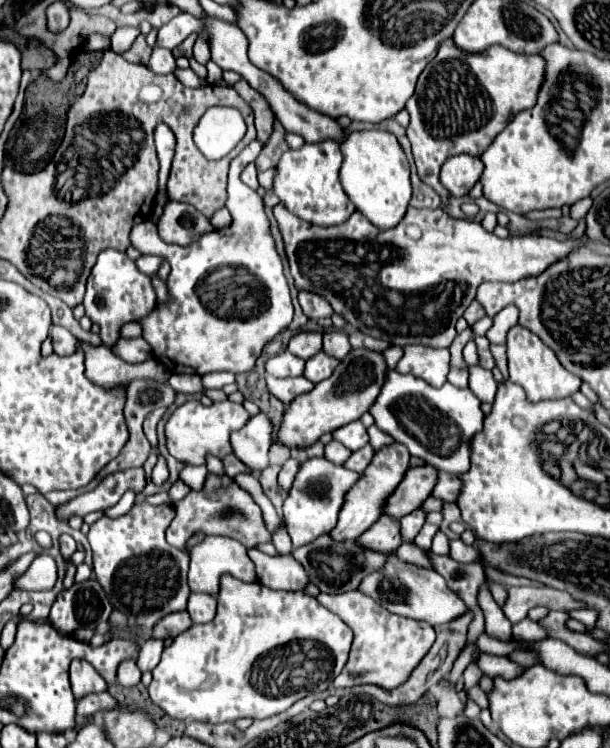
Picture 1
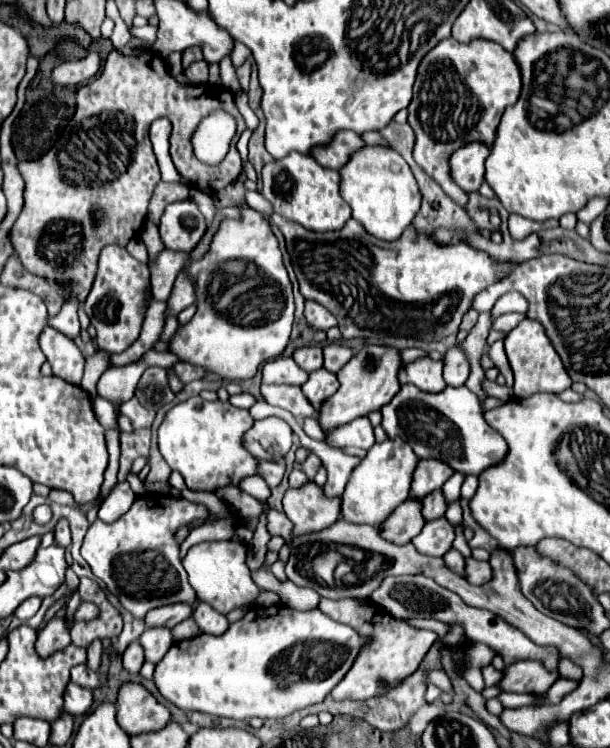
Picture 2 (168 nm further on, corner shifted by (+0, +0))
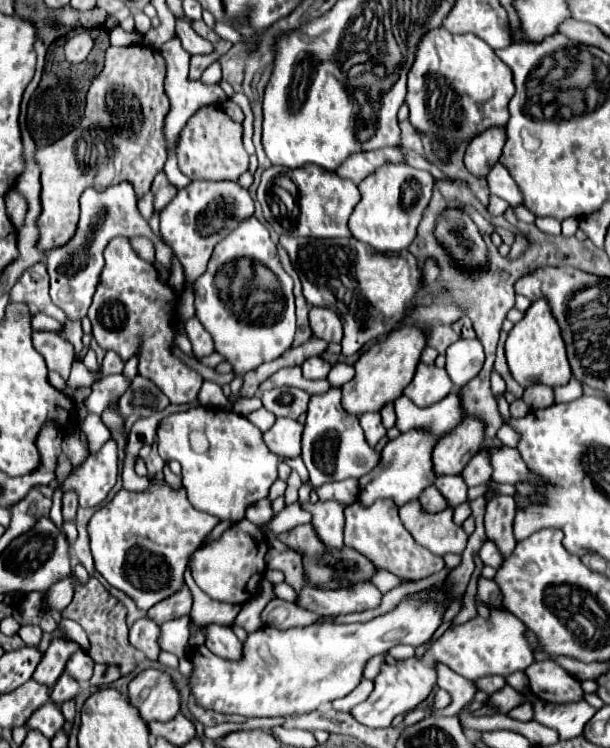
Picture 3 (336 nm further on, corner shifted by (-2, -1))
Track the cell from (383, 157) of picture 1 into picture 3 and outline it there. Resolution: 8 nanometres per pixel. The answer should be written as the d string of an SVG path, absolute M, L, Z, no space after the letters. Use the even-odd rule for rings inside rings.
M382 165L358 185L362 199L350 215L348 227L352 237L380 253L396 253L406 249L414 241L416 227L430 203L432 183L434 177L430 173L414 169L410 165Z

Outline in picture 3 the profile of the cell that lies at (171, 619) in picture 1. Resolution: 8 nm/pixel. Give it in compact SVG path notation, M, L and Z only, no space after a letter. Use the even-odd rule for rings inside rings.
M184 585L178 593L170 595L170 599L164 599L162 603L156 603L148 611L148 617L154 619L158 625L162 625L168 619L188 615L190 613L190 607L192 607L192 595L190 595L190 589Z

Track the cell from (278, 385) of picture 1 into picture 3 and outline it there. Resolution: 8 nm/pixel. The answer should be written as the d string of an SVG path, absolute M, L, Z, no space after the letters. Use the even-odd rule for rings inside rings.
M280 387L280 389L262 393L264 409L274 413L276 417L298 419L308 409L308 401L310 401L310 395L294 387Z

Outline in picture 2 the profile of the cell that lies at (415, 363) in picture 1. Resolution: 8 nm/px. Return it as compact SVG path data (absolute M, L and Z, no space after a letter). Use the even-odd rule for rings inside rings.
M430 356L418 358L412 364L406 364L398 372L398 380L402 384L414 384L420 386L424 392L440 392L446 388L446 382L442 378L442 360L432 360Z

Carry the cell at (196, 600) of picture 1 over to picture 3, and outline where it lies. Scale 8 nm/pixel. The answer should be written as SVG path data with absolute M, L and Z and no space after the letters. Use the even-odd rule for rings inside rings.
M224 625L206 627L206 647L224 659L242 659L242 641L238 641L234 631Z

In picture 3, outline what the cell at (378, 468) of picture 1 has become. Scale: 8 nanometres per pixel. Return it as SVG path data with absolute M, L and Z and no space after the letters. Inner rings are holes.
M410 429L402 433L400 437L386 443L382 449L382 461L380 465L360 479L360 499L364 505L372 505L376 499L388 499L392 497L398 507L408 503L410 499L416 499L426 487L434 485L436 473L432 467L432 449L436 445L436 439L426 429Z

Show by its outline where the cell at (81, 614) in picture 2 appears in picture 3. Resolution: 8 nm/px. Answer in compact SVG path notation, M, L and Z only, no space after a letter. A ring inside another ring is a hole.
M54 638L50 642L50 647L46 651L46 655L42 657L40 665L36 667L32 679L36 679L38 683L46 685L46 687L54 687L56 679L60 677L60 673L64 671L66 659L78 651L80 645L78 643L67 641L62 638Z

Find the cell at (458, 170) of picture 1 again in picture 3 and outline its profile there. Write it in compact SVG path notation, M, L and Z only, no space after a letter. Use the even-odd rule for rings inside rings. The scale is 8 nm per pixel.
M490 127L484 133L476 135L466 149L464 163L466 169L476 177L486 177L488 171L498 163L502 147L506 143L506 127Z

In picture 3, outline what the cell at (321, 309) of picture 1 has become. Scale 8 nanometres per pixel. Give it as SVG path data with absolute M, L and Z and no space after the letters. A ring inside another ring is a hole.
M324 307L310 309L310 327L314 337L324 339L326 343L340 343L342 341L342 321L338 315Z

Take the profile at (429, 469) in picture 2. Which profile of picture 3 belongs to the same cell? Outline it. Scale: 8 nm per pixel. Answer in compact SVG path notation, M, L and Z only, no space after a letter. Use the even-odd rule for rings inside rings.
M464 413L464 423L458 423L456 429L448 431L438 439L434 447L434 471L436 475L458 475L466 463L480 451L484 445L486 433L480 419Z

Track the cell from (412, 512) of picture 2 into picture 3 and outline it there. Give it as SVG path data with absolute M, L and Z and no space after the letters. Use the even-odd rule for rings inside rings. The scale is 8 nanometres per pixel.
M430 485L426 491L422 491L422 495L420 495L420 503L422 503L422 507L424 507L426 511L432 511L432 513L442 511L442 509L448 507L446 499L440 495L440 491L438 491L434 485Z

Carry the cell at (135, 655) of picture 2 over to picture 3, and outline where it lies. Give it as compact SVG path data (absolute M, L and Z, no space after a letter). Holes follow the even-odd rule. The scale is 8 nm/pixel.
M148 617L138 619L132 627L130 627L130 643L140 649L148 659L158 659L160 655L160 627L150 621Z

